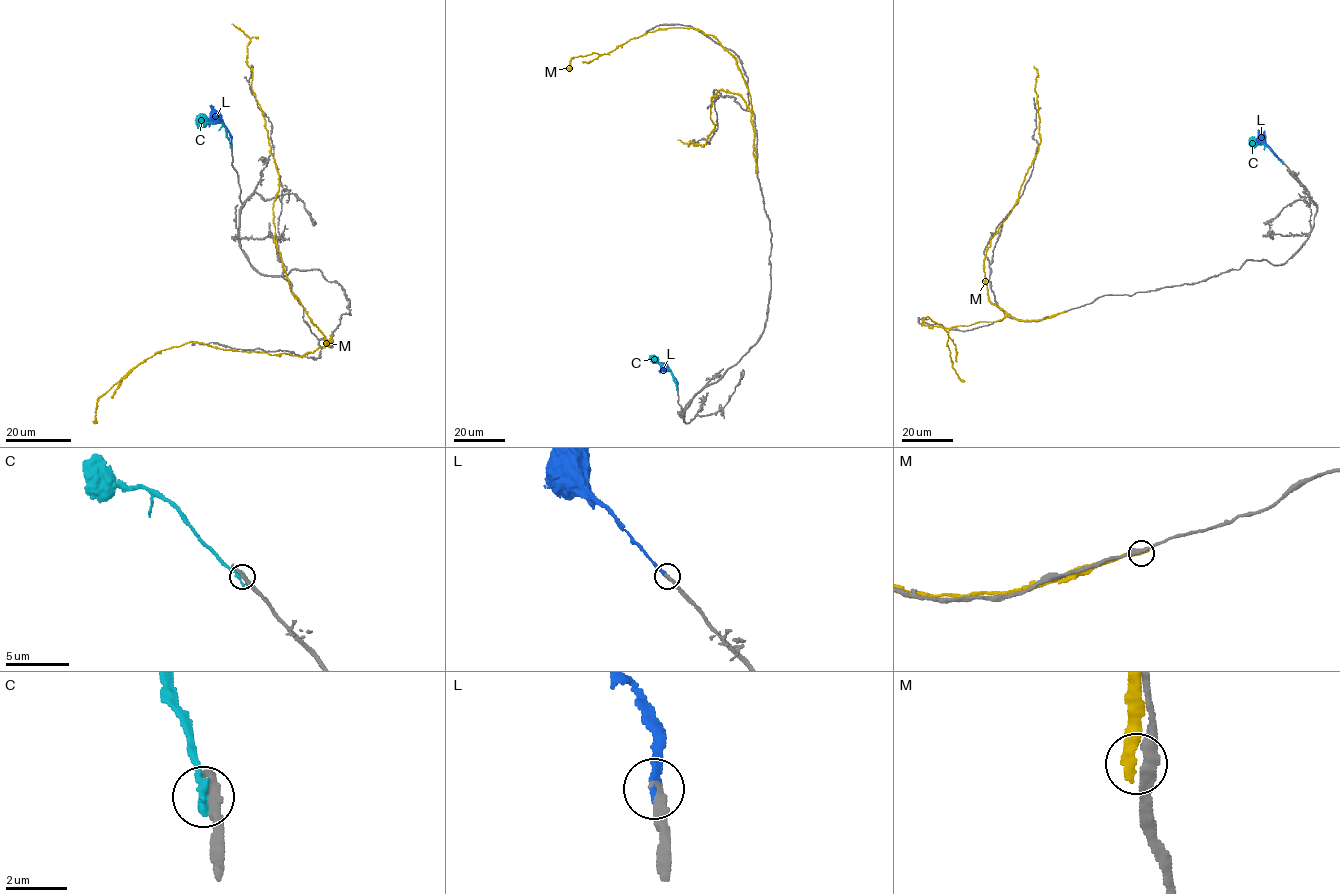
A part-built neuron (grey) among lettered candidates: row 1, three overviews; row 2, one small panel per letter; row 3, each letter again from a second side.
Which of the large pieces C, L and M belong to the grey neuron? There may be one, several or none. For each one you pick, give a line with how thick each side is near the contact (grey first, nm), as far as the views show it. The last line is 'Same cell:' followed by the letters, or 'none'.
L: Thickness 260 nm (grey) against 280 nm
Same cell: L

